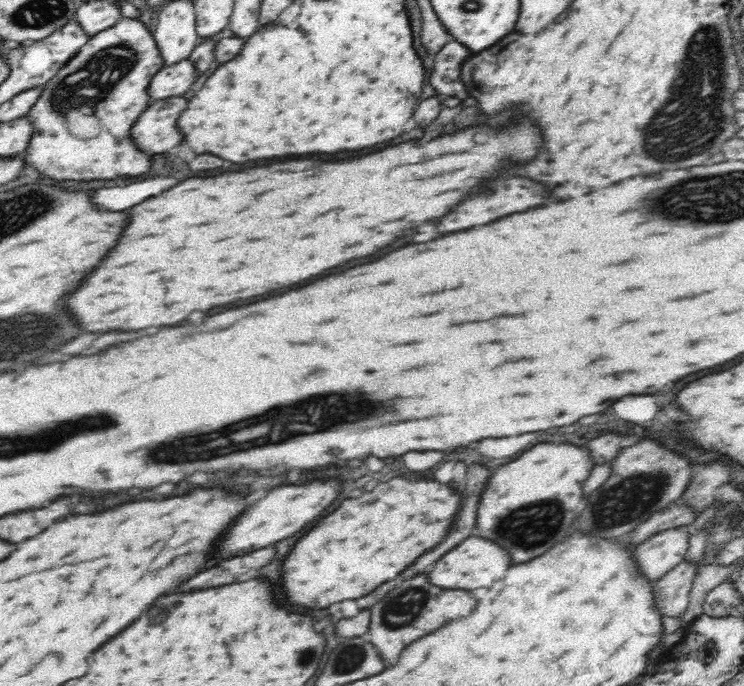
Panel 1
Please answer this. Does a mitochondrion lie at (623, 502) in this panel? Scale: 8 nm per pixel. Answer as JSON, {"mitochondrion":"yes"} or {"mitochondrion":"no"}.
{"mitochondrion":"yes"}

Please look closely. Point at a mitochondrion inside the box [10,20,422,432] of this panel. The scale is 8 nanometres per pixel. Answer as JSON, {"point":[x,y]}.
{"point":[92,84]}

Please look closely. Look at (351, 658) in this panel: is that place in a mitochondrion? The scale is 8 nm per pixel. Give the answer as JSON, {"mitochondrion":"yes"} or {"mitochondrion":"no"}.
{"mitochondrion":"yes"}

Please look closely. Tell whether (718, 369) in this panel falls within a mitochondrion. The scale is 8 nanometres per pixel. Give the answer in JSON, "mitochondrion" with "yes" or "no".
{"mitochondrion":"no"}

